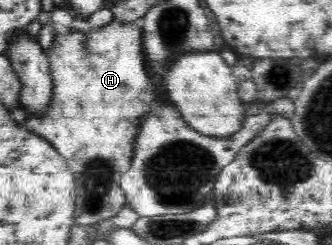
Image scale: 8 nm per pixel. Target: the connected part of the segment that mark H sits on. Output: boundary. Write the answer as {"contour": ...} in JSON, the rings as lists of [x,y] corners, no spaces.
{"contour":[[[114,17],[108,25],[91,31],[73,28],[64,35],[55,35],[51,49],[46,53],[53,80],[49,109],[40,116],[29,114],[23,122],[29,131],[53,143],[75,174],[75,225],[95,227],[117,215],[127,201],[120,187],[120,177],[131,167],[139,121],[157,103],[155,83],[145,70],[148,61],[142,45],[140,22],[119,22]]]}

